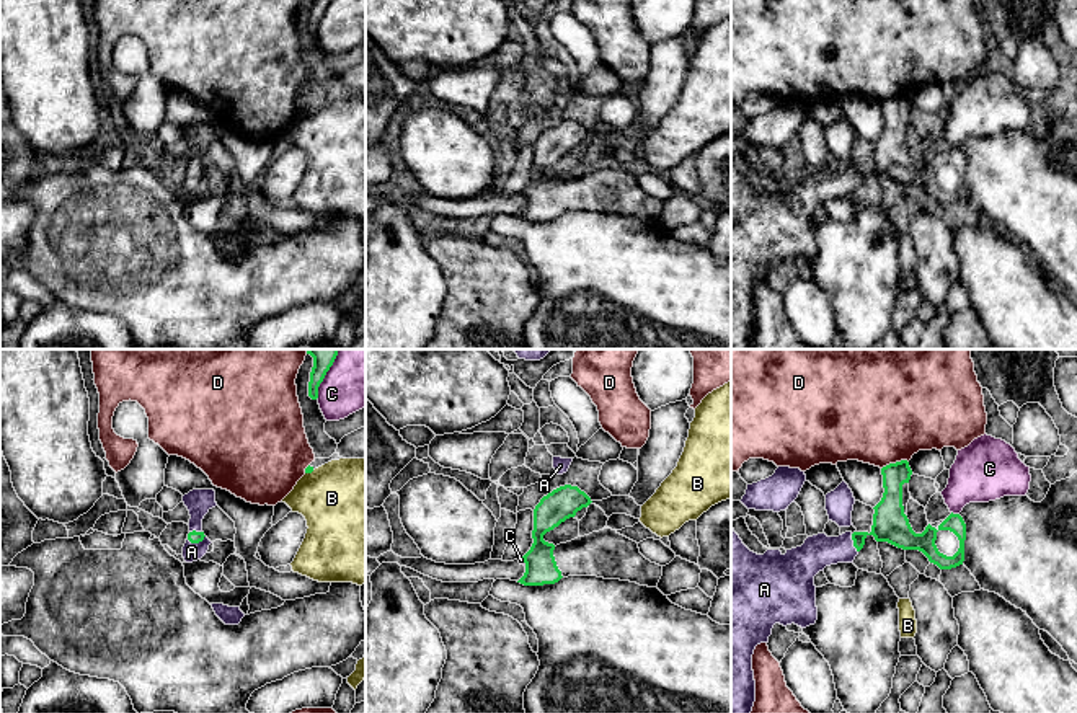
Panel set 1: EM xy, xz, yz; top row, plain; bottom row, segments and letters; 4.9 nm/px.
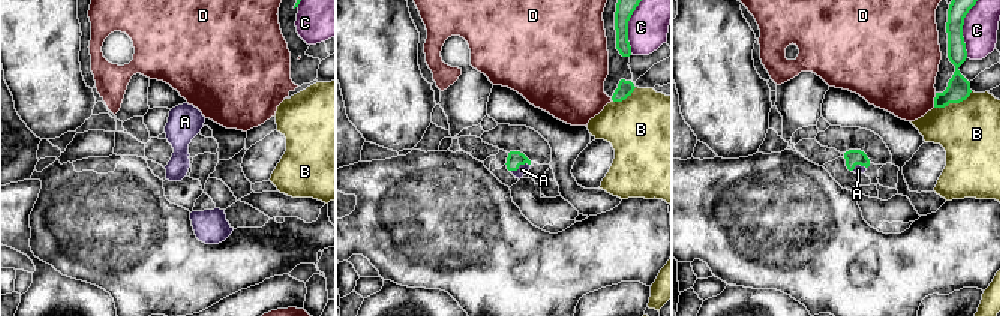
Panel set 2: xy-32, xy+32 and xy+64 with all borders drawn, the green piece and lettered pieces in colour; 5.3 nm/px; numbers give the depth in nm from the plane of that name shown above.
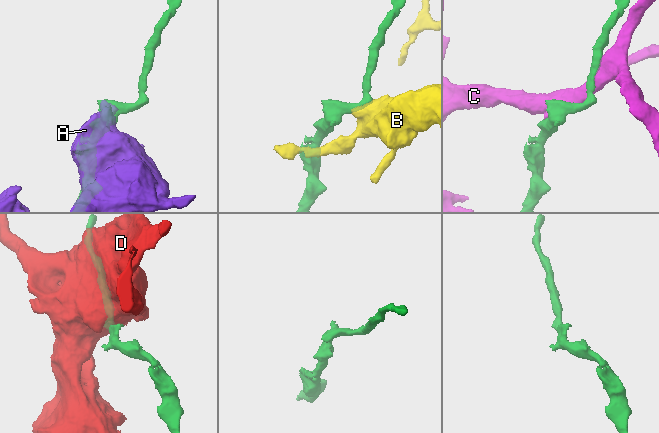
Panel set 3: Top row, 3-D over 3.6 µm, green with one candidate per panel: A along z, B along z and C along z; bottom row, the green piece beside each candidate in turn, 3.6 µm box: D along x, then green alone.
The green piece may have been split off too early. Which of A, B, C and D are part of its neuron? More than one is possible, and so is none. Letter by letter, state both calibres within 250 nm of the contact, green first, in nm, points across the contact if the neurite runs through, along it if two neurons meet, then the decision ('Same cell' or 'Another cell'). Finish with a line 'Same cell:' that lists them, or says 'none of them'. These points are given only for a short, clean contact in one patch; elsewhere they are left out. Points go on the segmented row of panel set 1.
A: Thickness 60 nm (green) against 100 nm. Path across: xy (195, 537), (196, 542), (191, 552). Same cell
B: Thickness 40 nm (green) against 440 nm. Boundary: xy (314, 470), (305, 473). Another cell
C: Thickness 140 nm (green) against 320 nm. Another cell
D: Thickness 140 nm (green) against 480 nm. Another cell
Same cell: A

